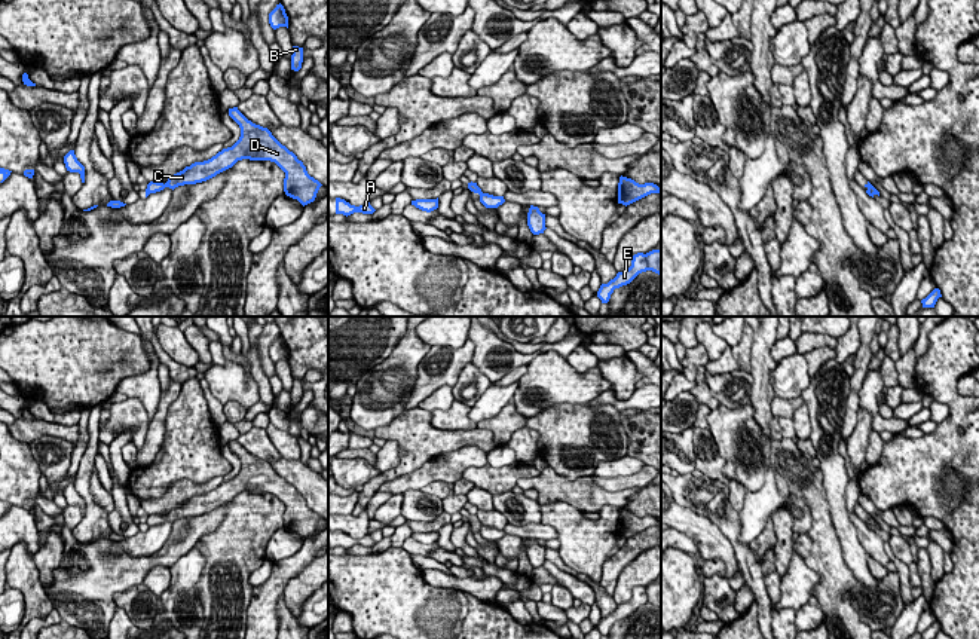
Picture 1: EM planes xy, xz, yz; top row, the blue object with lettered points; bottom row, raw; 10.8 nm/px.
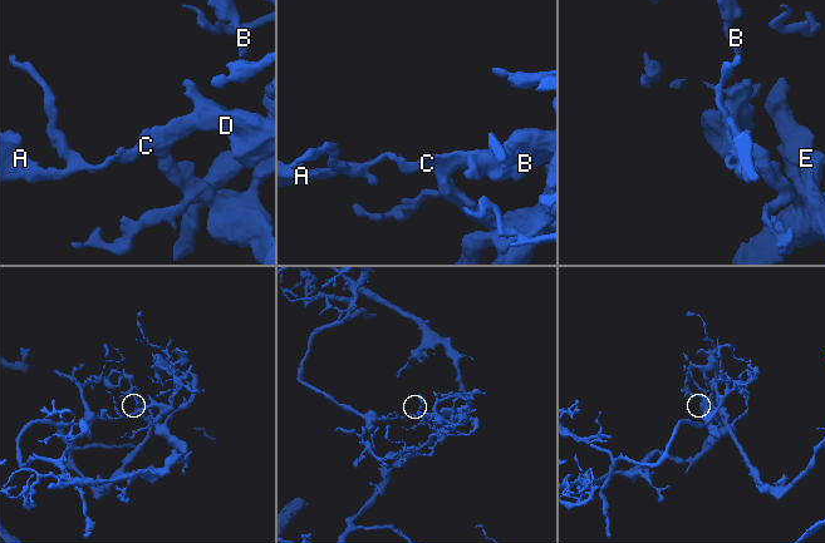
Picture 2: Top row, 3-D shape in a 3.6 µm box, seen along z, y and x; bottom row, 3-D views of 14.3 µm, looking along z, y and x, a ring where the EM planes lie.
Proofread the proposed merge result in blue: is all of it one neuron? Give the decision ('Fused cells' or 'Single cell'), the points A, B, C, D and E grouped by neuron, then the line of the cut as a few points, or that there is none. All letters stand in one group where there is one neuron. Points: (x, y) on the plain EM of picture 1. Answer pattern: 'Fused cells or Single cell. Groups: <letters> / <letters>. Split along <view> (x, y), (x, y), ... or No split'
Fused cells. Groups: A / B C D E. Split along yz (868, 522), (874, 526)

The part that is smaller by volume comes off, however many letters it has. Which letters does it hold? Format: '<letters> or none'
A

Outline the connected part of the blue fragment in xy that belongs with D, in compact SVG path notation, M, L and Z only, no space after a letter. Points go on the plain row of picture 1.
M238 440L229 441L229 449L241 461L241 470L232 480L223 481L208 493L186 499L169 510L165 517L150 514L146 525L150 528L165 520L174 523L178 519L202 516L232 501L238 493L250 492L275 495L285 505L285 528L297 532L303 539L313 535L322 517L308 507L303 495L282 479L267 461L248 453Z

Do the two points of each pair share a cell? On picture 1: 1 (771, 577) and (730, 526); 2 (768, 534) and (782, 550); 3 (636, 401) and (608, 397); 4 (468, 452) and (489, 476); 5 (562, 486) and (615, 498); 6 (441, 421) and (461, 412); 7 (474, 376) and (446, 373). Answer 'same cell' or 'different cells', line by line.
1: different cells
2: different cells
3: same cell
4: different cells
5: same cell
6: same cell
7: different cells

